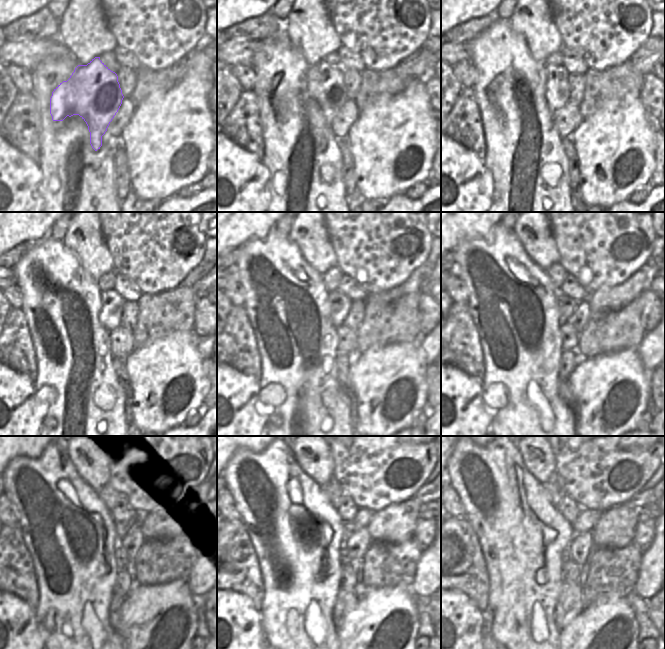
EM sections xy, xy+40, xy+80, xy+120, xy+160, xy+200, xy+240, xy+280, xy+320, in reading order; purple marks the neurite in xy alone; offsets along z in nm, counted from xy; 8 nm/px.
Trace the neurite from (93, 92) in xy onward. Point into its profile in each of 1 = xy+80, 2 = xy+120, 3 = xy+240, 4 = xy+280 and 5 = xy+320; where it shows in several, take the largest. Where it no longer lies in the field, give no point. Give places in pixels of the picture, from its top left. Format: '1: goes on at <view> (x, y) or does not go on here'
1: goes on at xy+80 (557, 93)
2: goes on at xy+120 (110, 316)
3: goes on at xy+240 (122, 527)
4: goes on at xy+280 (363, 516)
5: goes on at xy+320 (587, 519)

